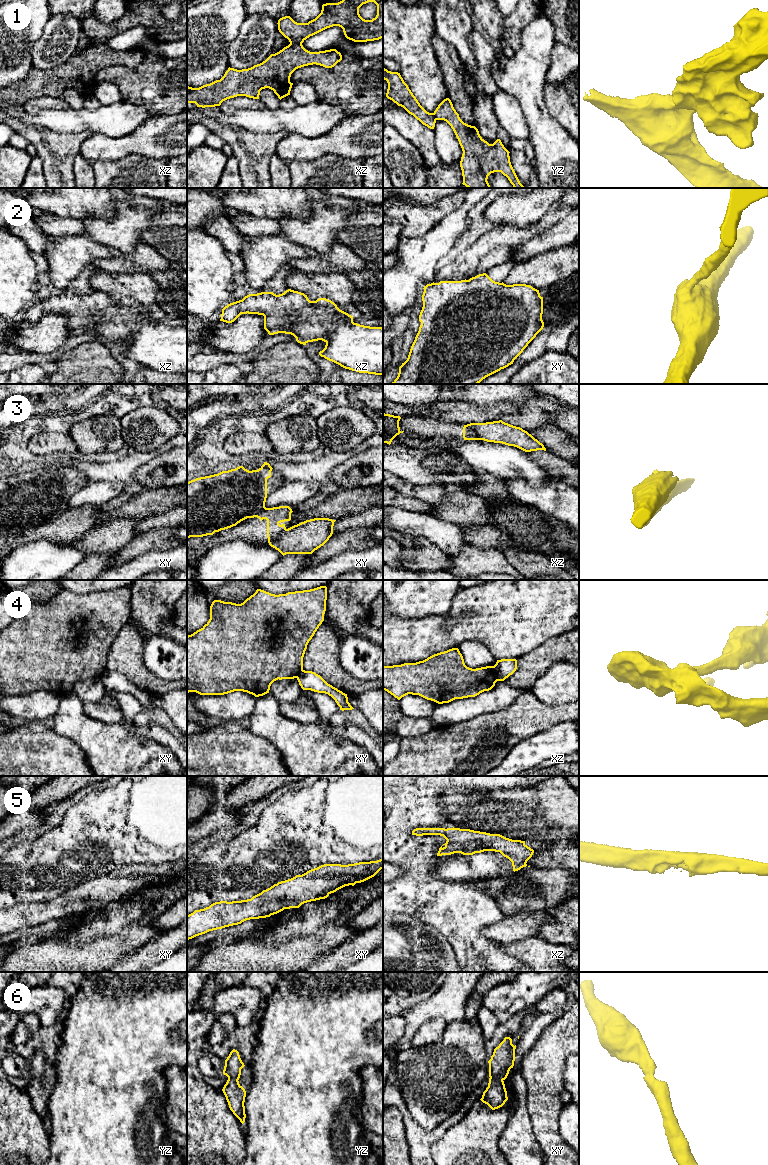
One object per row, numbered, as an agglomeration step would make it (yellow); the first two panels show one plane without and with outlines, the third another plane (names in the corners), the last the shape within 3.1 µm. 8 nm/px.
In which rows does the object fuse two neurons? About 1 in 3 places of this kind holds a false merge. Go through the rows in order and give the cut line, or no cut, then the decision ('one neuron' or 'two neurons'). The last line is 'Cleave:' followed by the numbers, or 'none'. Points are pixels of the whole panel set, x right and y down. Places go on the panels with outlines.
1: xz (301, 43), (290, 44) | two neurons
2: no cut | one neuron
3: xy (285, 528), (276, 537), (268, 541) | two neurons
4: xz (493, 666), (497, 680) | two neurons
5: no cut | one neuron
6: no cut | one neuron
Cleave: 1, 3, 4

